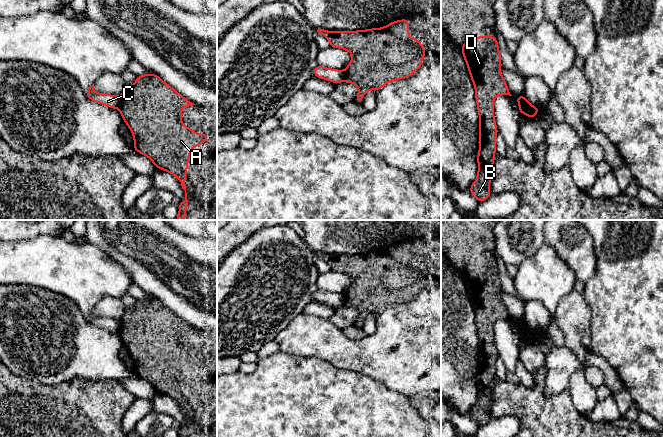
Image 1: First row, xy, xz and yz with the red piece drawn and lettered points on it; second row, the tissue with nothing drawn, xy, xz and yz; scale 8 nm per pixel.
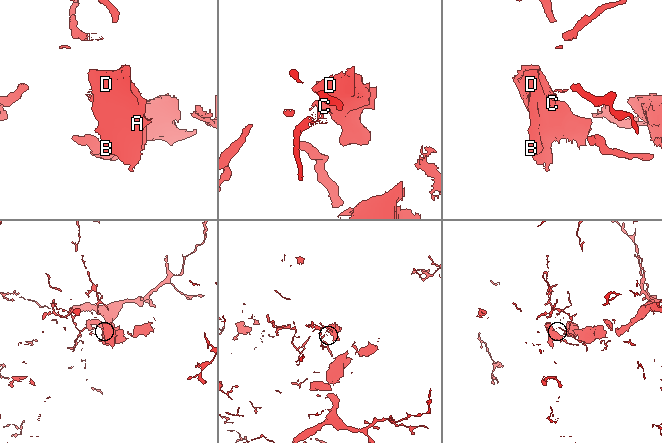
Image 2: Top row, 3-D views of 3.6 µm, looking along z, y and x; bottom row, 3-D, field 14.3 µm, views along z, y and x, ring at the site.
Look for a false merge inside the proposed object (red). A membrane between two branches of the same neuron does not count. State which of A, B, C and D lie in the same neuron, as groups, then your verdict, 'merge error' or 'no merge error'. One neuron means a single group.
groups A B D / C; merge error

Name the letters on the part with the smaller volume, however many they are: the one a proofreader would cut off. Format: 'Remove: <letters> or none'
Remove: A, B, D

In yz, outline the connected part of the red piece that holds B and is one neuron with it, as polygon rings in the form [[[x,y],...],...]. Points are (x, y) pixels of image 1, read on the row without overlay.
[[[476,260],[474,264],[465,264],[460,274],[475,312],[479,338],[478,395],[469,415],[481,427],[492,419],[490,406],[498,358],[493,327],[498,319],[512,319],[501,298],[502,286],[496,260]]]

